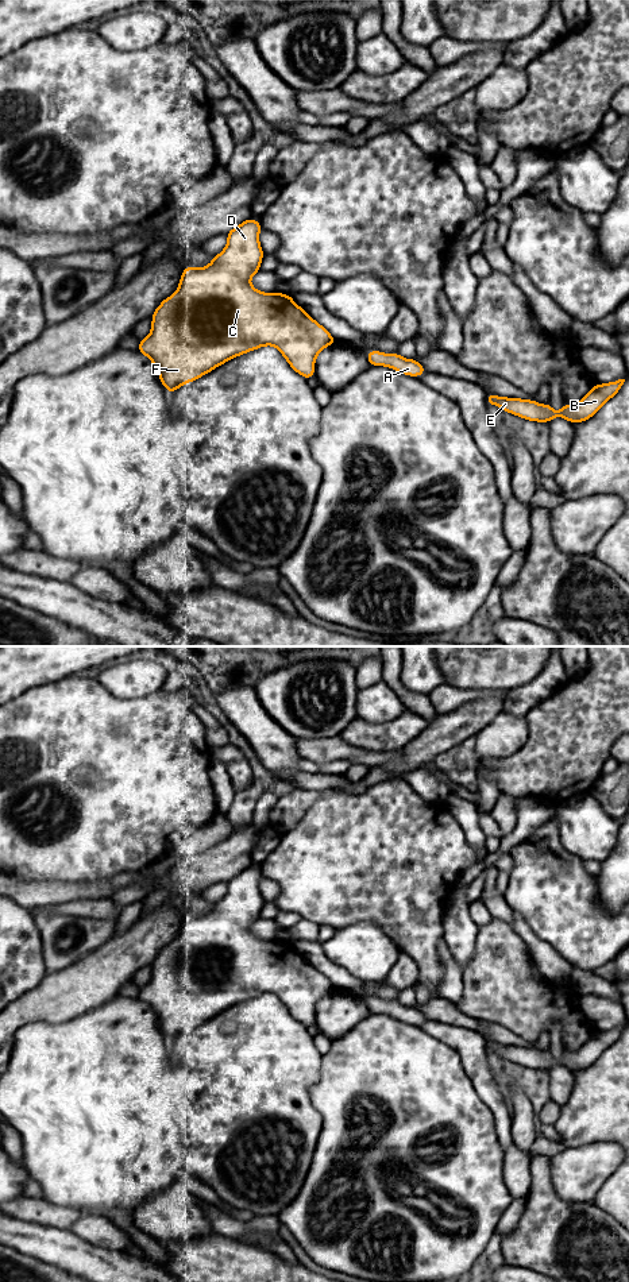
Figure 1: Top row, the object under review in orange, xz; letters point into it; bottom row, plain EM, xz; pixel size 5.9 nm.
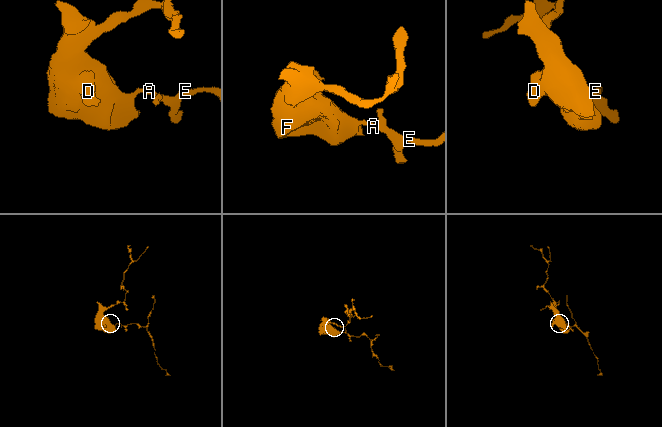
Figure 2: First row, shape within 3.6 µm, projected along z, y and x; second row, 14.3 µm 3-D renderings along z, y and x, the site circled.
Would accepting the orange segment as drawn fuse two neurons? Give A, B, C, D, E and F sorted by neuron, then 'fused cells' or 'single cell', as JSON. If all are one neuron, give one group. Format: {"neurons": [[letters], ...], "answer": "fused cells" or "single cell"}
{"neurons": [["A", "B", "C", "D", "E", "F"]], "answer": "single cell"}

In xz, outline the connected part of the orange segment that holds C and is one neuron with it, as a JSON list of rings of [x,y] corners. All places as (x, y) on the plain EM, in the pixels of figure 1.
[[[248,866],[228,879],[225,896],[205,915],[186,914],[177,939],[165,946],[153,961],[151,980],[139,989],[138,999],[153,1009],[162,1032],[170,1042],[227,1008],[265,993],[274,993],[296,1020],[309,1027],[314,1023],[316,1004],[325,995],[336,991],[332,982],[300,955],[289,942],[258,939],[250,931],[251,924],[261,918],[265,903],[259,891],[261,876],[259,869]]]

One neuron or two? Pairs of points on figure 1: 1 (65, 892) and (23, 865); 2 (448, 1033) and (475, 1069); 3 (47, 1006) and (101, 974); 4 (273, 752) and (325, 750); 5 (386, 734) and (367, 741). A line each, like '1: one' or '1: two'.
1: two
2: one
3: one
4: two
5: one

